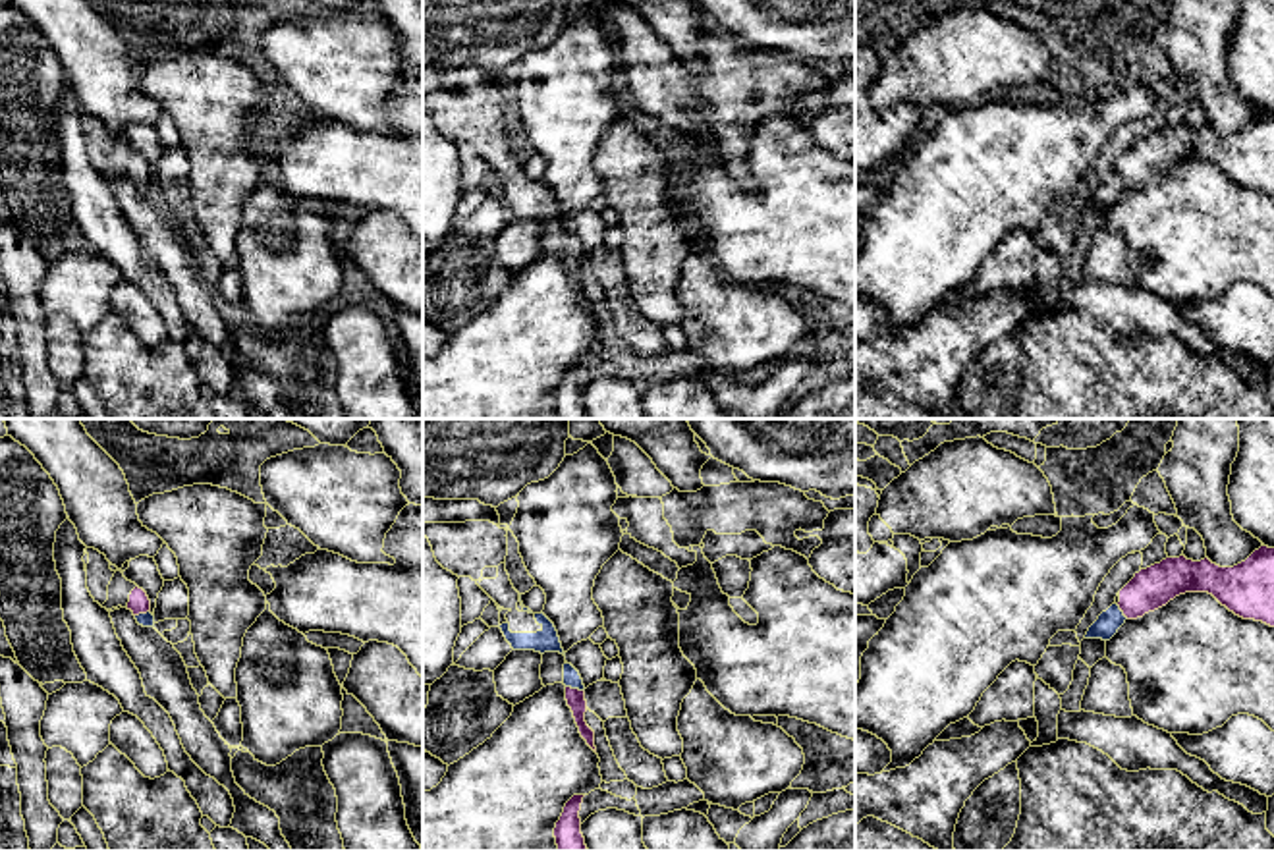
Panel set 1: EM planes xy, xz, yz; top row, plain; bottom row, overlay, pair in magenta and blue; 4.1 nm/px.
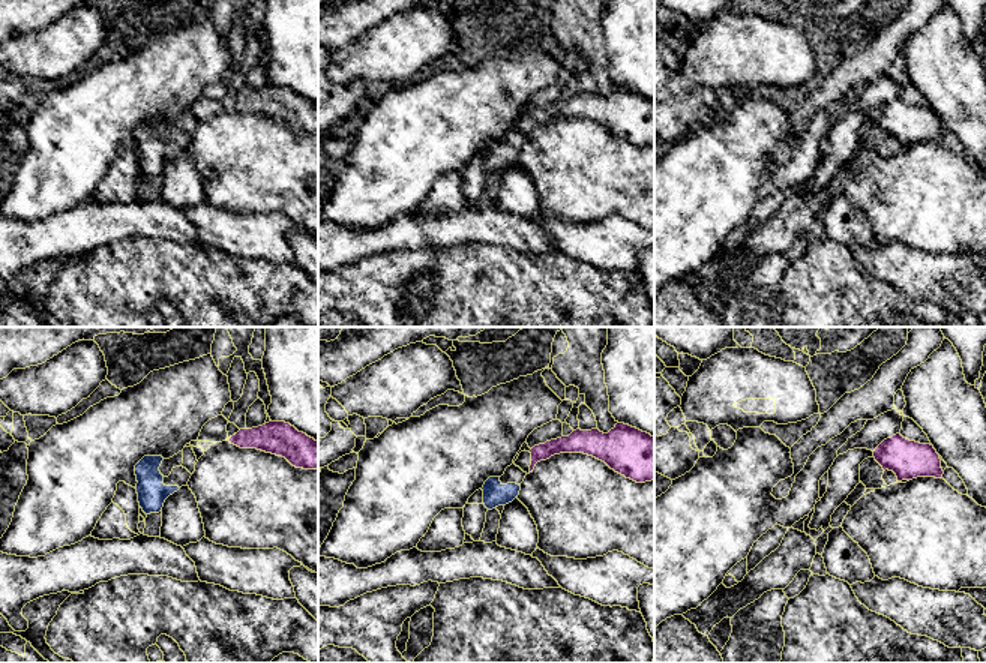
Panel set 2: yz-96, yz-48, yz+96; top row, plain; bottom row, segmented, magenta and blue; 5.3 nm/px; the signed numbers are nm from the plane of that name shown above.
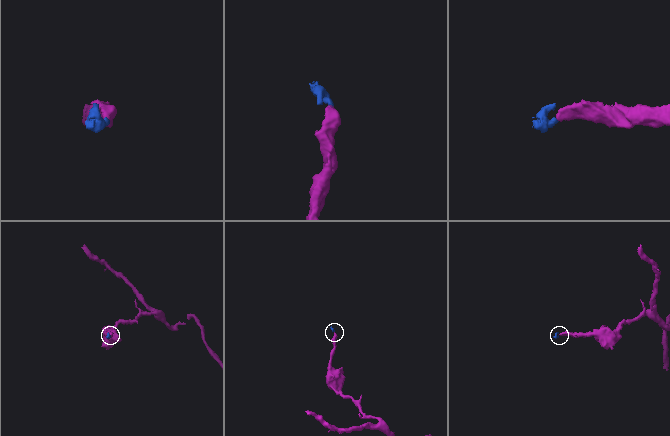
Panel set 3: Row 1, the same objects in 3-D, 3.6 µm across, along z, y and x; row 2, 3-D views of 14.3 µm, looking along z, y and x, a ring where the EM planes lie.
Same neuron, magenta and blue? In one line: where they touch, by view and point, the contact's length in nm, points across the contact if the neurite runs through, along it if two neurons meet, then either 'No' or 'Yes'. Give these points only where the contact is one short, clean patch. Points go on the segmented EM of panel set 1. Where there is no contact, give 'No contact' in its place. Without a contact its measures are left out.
Touches magenta at xz (576, 689). Shared border 80 nm. Path across: xz (576, 699), (576, 689), (572, 678). Yes

